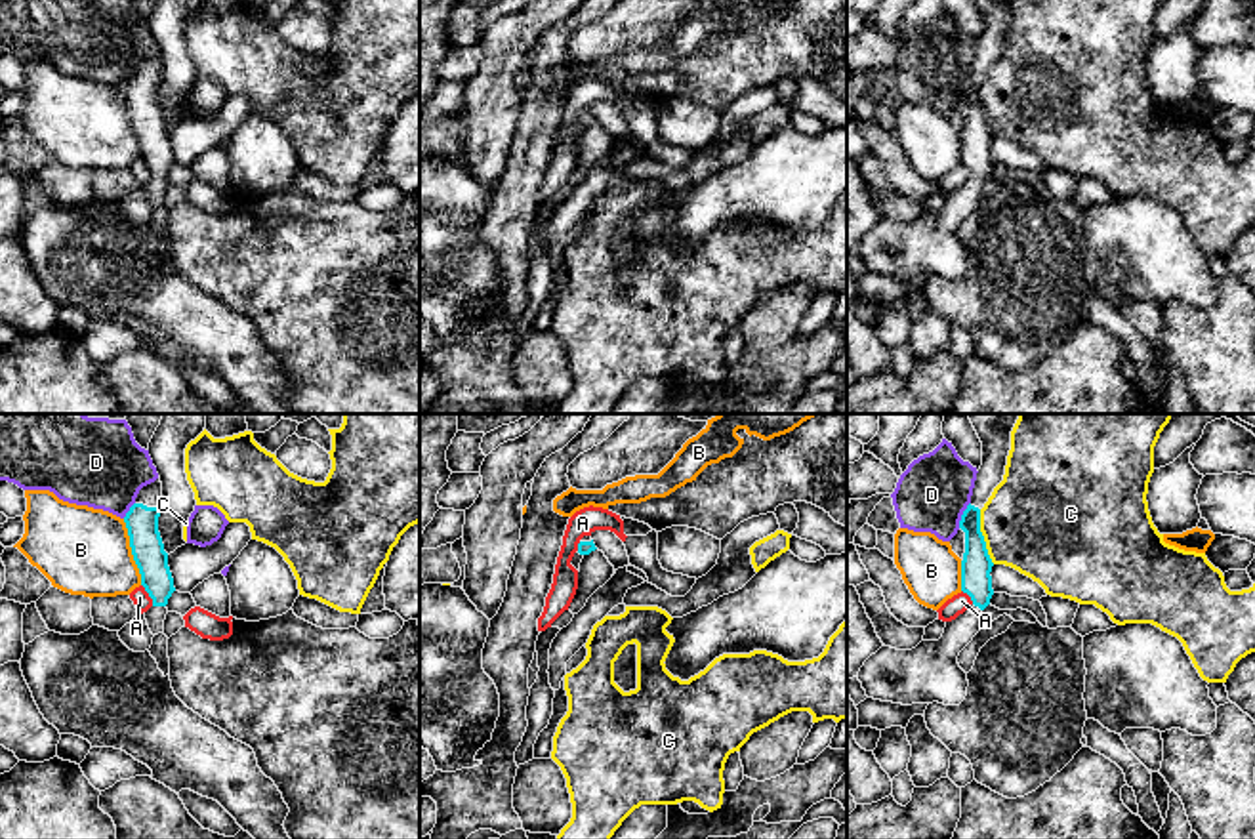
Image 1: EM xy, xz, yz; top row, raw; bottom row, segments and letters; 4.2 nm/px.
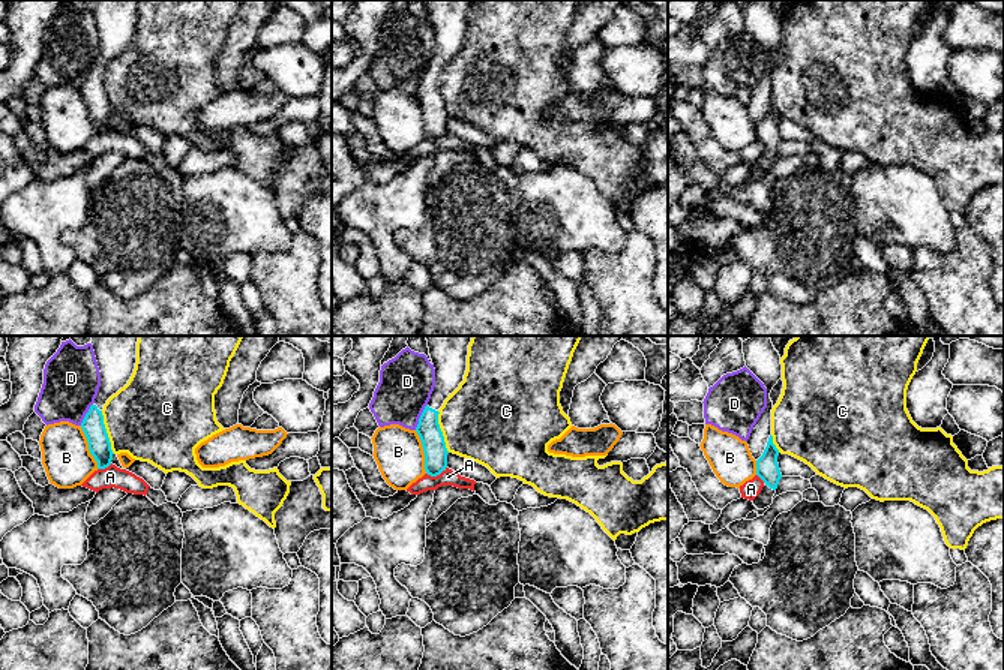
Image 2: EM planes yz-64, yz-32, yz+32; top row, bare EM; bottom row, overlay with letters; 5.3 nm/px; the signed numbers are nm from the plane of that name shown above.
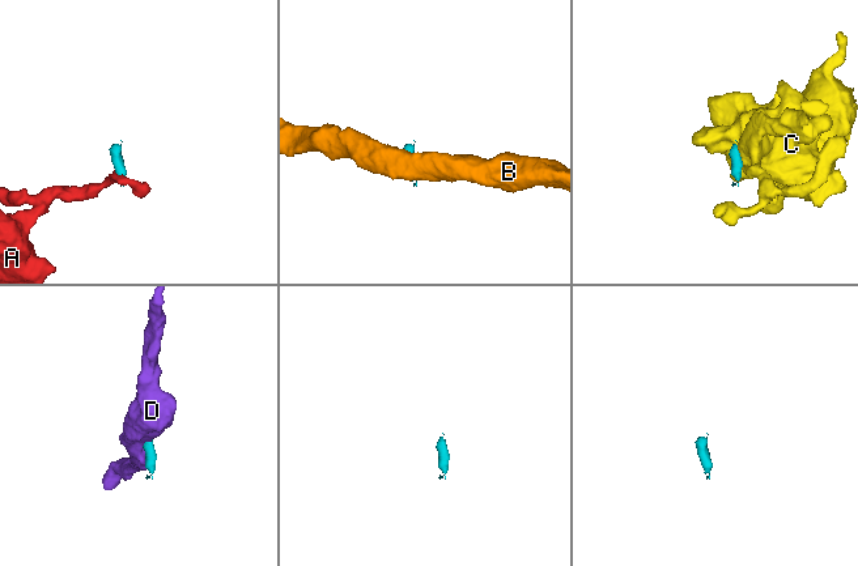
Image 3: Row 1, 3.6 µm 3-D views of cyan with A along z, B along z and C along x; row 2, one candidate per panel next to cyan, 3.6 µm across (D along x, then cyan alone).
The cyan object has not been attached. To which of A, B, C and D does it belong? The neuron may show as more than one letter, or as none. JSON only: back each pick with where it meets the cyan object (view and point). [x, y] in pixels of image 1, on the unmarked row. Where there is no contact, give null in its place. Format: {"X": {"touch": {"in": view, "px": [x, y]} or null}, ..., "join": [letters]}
{"join": []}

